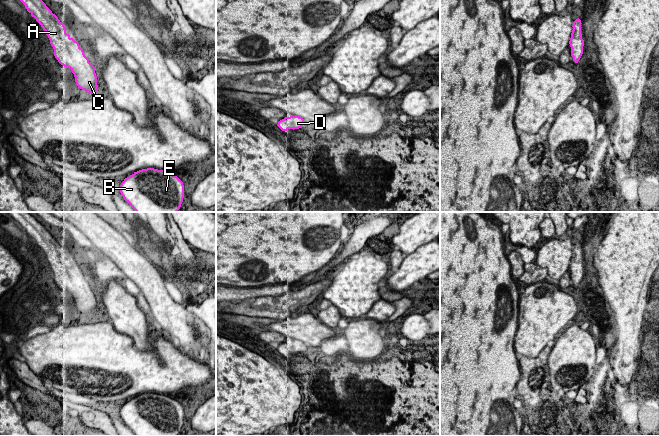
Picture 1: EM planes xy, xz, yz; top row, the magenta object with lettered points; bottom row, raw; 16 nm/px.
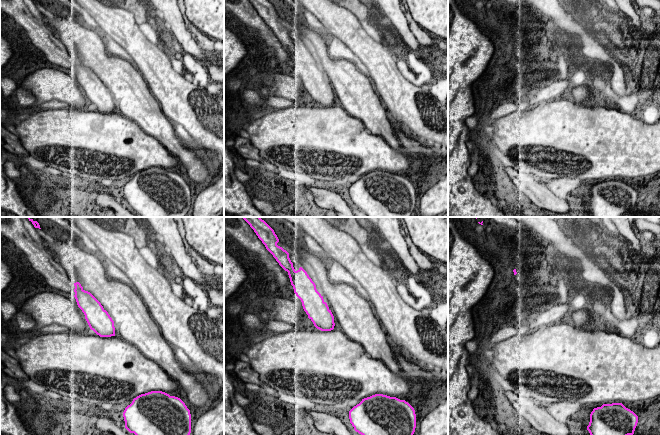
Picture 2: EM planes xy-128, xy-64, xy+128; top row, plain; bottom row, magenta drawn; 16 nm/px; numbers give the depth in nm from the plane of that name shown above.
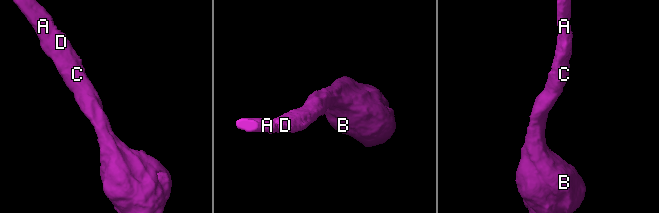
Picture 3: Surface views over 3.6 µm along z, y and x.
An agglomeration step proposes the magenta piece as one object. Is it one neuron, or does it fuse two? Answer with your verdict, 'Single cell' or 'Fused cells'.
Single cell

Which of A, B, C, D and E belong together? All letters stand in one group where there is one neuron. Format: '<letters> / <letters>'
A B C D E

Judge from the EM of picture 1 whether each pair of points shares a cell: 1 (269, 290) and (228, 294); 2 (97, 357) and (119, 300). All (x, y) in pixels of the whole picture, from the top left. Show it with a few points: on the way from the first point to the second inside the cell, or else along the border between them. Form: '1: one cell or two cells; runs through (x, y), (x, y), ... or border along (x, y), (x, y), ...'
1: one cell; runs through (259, 292), (238, 293)
2: two cells; border along (111, 324), (118, 332), (131, 337)

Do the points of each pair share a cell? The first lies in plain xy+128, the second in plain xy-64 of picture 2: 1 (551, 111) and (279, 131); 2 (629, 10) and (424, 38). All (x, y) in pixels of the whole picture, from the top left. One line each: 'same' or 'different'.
1: same
2: same

